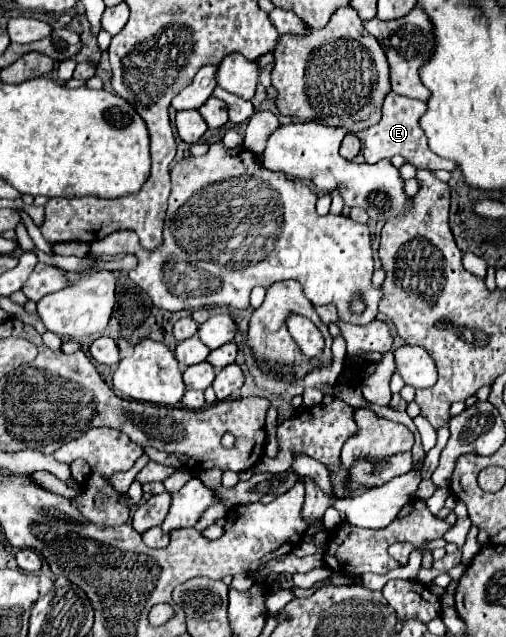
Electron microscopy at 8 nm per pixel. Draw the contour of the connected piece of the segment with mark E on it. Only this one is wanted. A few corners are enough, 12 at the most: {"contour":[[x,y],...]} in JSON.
{"contour":[[389,92],[381,120],[357,132],[365,162],[395,154],[427,170],[457,164],[431,152],[421,100]]}

